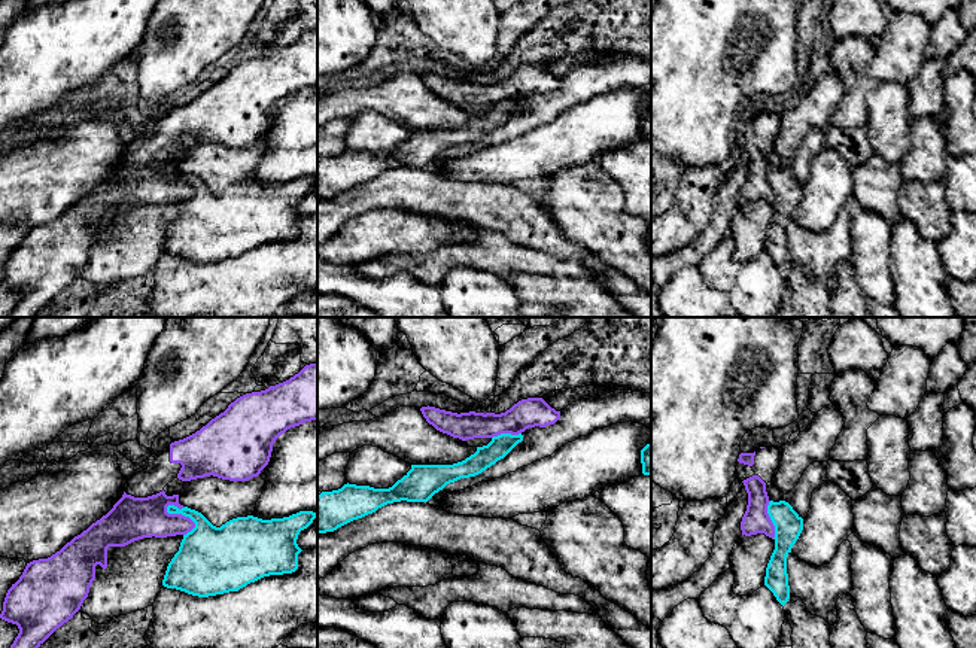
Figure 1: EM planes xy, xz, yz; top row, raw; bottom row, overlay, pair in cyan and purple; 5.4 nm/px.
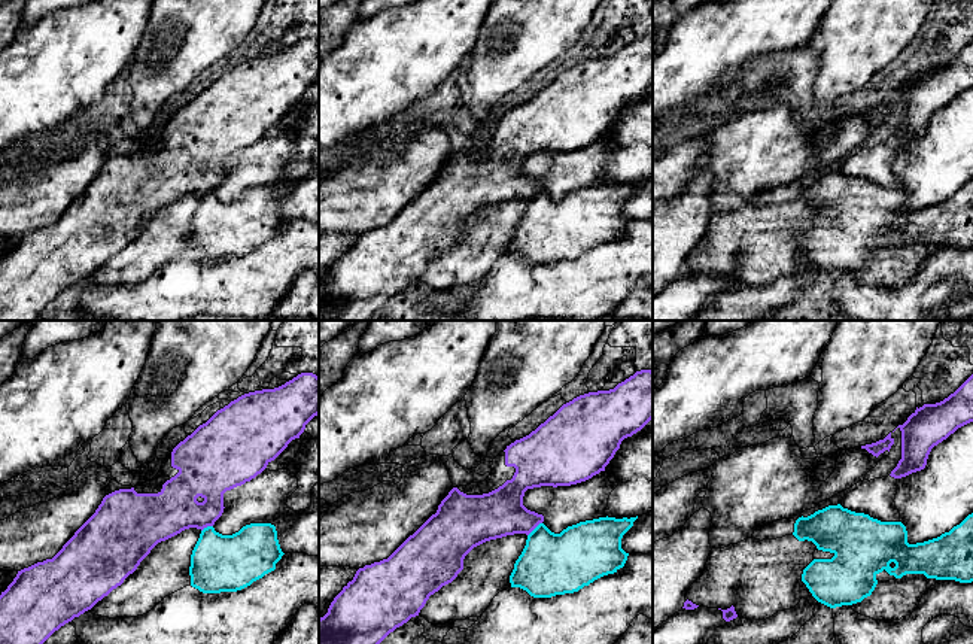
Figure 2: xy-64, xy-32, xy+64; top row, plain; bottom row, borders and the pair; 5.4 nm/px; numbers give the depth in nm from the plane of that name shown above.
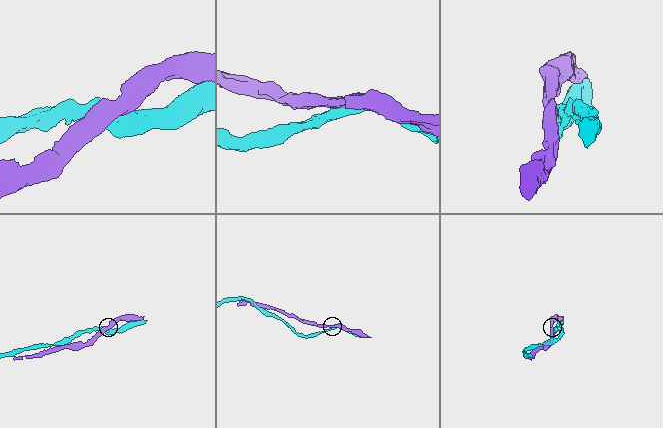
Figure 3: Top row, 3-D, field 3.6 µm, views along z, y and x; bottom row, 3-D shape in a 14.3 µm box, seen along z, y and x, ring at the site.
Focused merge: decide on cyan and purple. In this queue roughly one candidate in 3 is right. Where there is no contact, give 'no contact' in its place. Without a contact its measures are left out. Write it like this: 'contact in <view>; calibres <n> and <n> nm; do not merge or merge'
contact in xy; calibres 300 and 220 nm; do not merge

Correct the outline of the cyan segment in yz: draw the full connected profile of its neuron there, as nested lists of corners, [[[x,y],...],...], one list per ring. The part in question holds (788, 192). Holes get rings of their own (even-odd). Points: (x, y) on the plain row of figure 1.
[[[770,167],[767,180],[775,192],[775,216],[766,234],[764,252],[784,273],[790,265],[787,222],[803,197],[803,185],[785,167]]]

